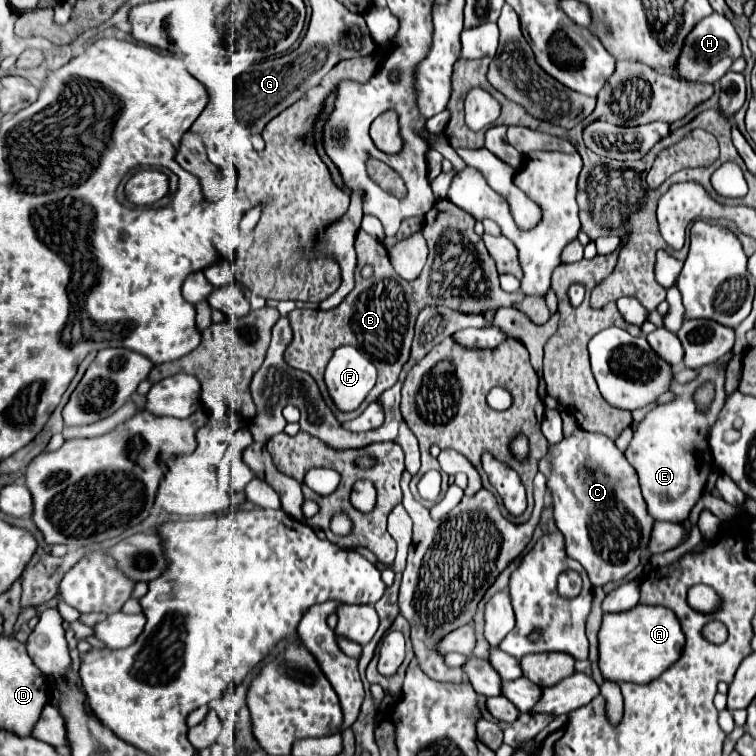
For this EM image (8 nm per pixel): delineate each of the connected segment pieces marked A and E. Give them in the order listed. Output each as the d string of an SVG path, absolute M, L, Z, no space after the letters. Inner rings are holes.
M636 605L624 613L606 613L598 633L600 649L600 671L610 681L630 681L630 683L648 683L660 677L670 665L674 665L686 645L686 635L680 627L676 613L668 607L656 605Z
M716 365L700 369L700 375L686 383L672 383L676 399L668 405L656 405L642 423L634 425L634 439L626 449L626 459L640 475L642 495L646 499L648 511L656 521L674 521L682 523L688 519L690 509L698 503L704 493L706 477L712 469L712 455L708 449L710 425L716 421L724 405L724 371ZM704 383L714 383L714 401L700 411L694 401L694 391Z

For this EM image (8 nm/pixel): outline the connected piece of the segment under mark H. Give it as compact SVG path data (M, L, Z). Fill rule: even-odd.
M712 13L704 17L684 39L680 57L674 65L674 73L678 79L692 83L716 83L722 79L724 73L730 71L732 61L738 59L740 55L742 55L742 41L732 23L724 15Z

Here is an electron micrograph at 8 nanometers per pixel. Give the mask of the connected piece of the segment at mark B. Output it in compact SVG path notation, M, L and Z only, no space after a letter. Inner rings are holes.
M432 207L424 221L424 237L428 241L430 255L420 277L414 281L404 281L402 277L398 277L388 261L384 245L370 237L366 231L358 231L358 269L355 271L354 291L332 311L294 309L288 315L294 329L294 341L292 347L288 347L286 361L294 363L296 369L312 373L318 385L322 385L324 369L332 353L342 345L352 345L362 351L364 357L368 357L378 369L378 381L372 389L372 395L380 395L384 389L392 387L398 381L398 369L402 369L402 365L408 361L416 313L424 305L448 305L464 313L516 307L536 323L546 323L550 319L550 309L542 295L502 291L494 261L488 255L482 237L474 233L474 225L476 219L460 207ZM364 265L370 265L374 269L369 279L361 276Z

